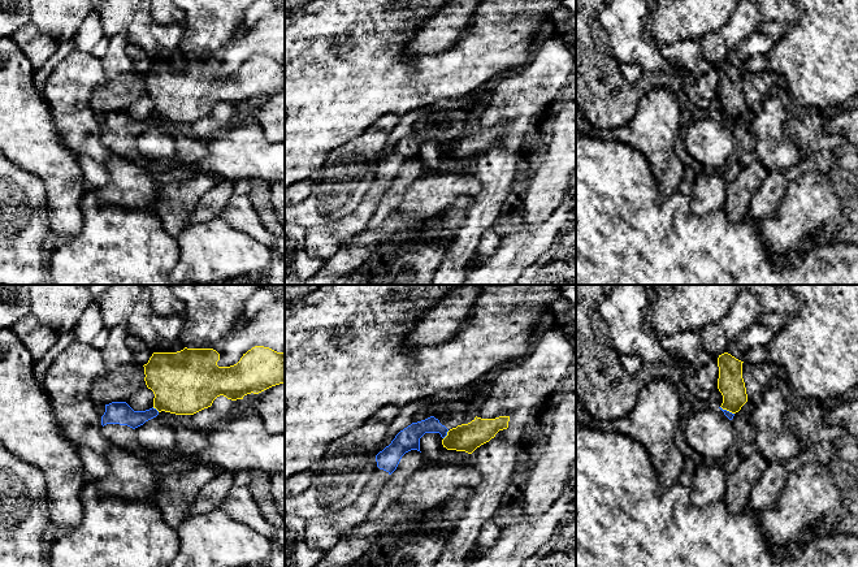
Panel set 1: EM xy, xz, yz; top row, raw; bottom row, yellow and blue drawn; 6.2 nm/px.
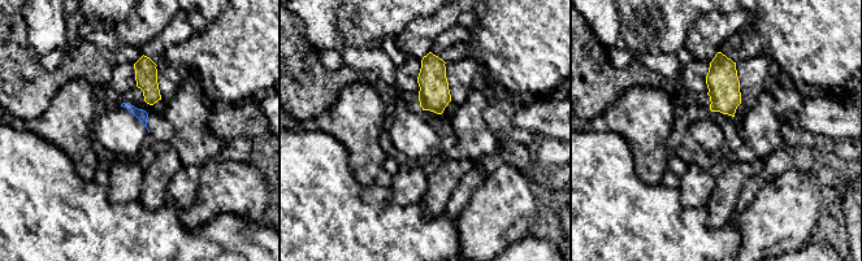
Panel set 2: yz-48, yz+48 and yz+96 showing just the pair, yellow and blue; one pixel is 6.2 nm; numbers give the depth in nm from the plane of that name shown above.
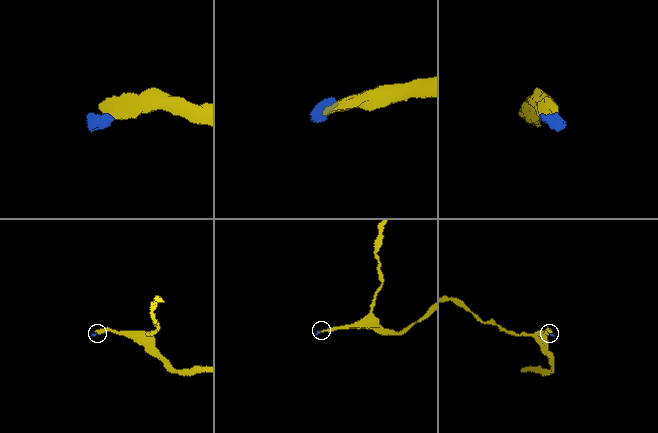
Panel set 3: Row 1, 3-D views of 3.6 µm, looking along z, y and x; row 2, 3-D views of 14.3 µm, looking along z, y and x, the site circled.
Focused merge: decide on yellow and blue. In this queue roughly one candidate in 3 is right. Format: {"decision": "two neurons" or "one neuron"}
{"decision": "two neurons"}

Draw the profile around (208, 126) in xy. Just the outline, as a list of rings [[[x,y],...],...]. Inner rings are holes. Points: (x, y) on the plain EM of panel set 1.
[[[224,104],[217,105],[211,116],[191,124],[191,129],[200,138],[218,135],[225,127],[224,114],[226,109],[228,107]]]

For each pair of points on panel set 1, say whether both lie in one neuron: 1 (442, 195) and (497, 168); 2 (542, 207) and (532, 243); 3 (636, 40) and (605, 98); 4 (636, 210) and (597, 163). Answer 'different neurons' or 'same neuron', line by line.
1: different neurons
2: different neurons
3: different neurons
4: same neuron

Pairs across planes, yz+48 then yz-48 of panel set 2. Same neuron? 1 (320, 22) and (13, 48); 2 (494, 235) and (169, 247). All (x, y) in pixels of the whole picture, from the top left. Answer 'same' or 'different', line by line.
1: different
2: different

